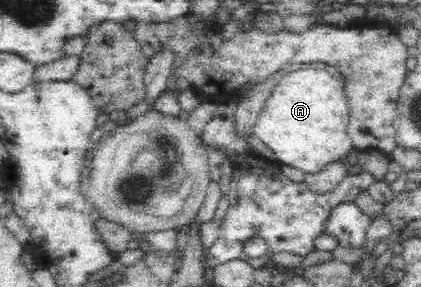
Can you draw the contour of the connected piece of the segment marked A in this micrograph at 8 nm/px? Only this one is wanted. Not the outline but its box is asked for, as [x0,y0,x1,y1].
[253,67,355,174]

